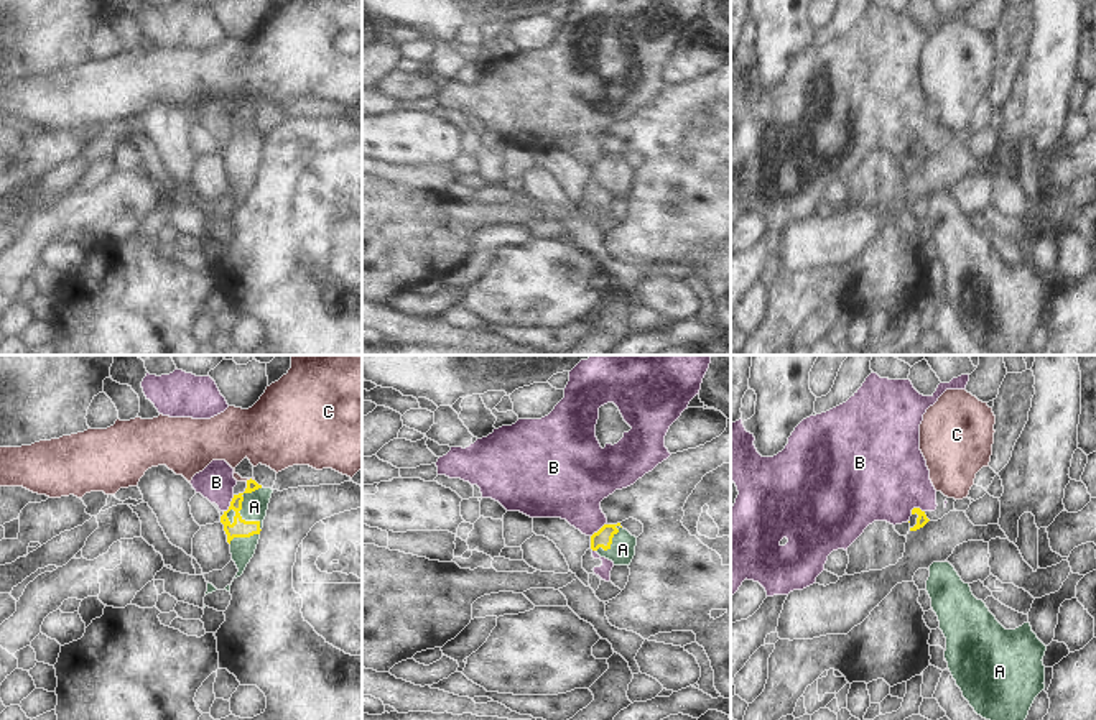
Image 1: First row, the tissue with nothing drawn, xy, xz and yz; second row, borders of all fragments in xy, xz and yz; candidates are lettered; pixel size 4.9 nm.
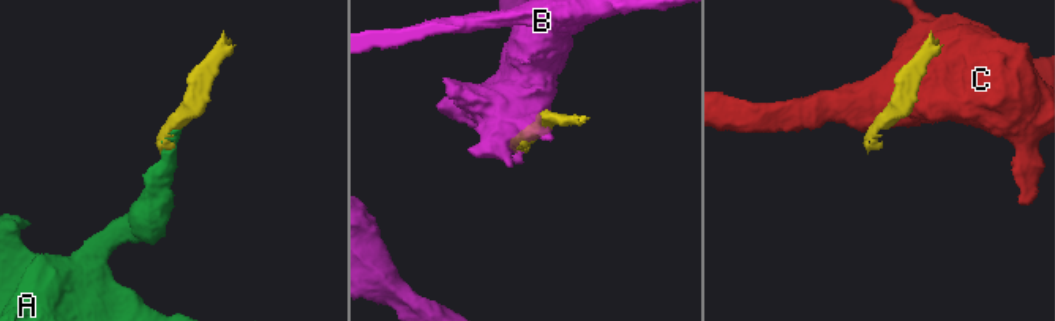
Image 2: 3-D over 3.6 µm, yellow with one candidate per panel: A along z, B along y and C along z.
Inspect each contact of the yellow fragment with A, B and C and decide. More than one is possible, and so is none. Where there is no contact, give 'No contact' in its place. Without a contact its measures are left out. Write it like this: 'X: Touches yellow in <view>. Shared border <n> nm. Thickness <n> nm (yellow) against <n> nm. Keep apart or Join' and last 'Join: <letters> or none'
A: Touches yellow in xy. Shared border 240 nm. Thickness 90 nm (yellow) against 130 nm. Join
B: Touches yellow in xy. Shared border 100 nm. Thickness 90 nm (yellow) against 180 nm. Keep apart
C: Touches yellow in xy. Shared border 50 nm. Thickness 90 nm (yellow) against 320 nm. Keep apart
Join: A.

